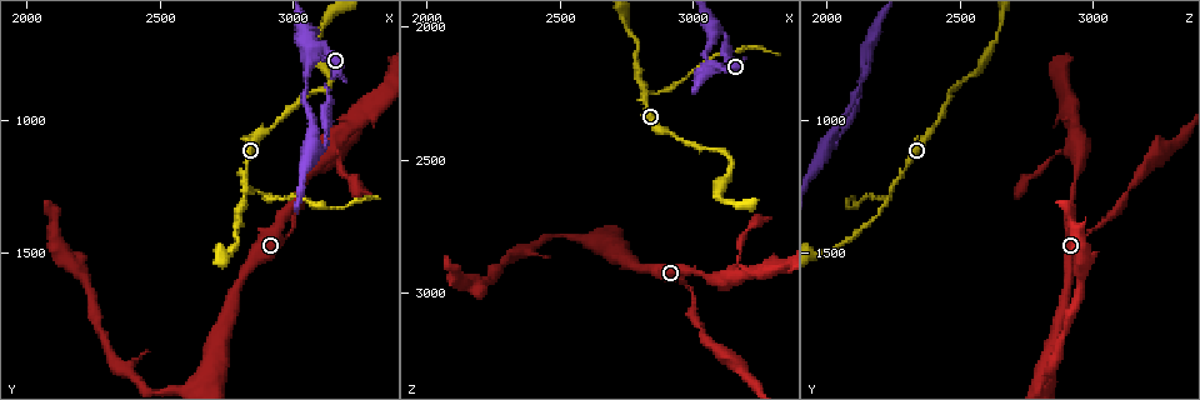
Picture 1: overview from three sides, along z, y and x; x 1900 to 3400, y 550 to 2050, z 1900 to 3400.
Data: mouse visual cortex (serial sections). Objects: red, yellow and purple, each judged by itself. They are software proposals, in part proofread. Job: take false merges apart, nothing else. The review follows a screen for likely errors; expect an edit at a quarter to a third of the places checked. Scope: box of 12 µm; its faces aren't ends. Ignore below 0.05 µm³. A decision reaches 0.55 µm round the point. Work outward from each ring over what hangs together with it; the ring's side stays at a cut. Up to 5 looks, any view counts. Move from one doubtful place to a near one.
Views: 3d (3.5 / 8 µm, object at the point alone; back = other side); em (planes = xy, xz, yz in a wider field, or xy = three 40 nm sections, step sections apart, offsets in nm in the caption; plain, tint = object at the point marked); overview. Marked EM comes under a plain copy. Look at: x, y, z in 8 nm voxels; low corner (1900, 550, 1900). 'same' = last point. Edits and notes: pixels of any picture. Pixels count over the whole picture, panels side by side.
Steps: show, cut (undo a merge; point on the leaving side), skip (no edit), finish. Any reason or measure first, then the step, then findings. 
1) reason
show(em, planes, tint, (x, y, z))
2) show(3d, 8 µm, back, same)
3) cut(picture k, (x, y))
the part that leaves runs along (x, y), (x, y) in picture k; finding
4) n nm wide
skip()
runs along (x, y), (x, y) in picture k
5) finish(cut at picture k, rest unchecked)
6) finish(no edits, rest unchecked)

thin neck
show(3d, 3.5 µm, (3070, 890, 2470))

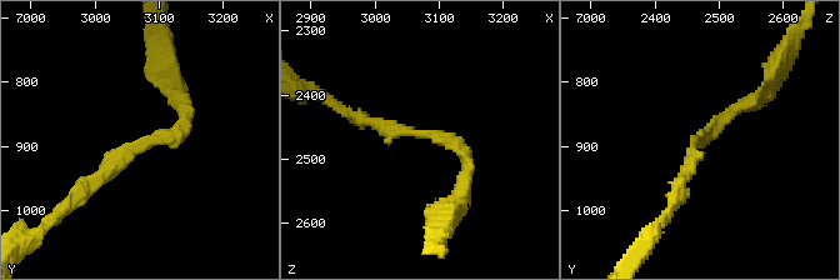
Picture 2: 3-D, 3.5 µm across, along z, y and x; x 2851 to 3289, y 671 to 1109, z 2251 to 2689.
arms of 150, 200 nm
show(em, xy, step 5, tint, (3065, 900, 2465))

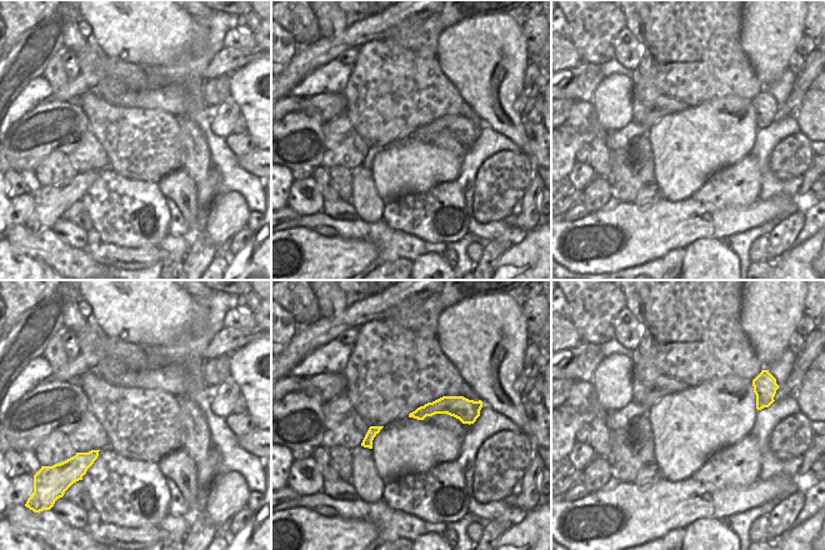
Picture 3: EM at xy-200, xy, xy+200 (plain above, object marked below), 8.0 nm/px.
skip()
runs along (76, 196), (188, 111) in picture 2; all the same cell

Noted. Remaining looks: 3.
show(3d, 3.5 µm, (3070, 1080, 2020))

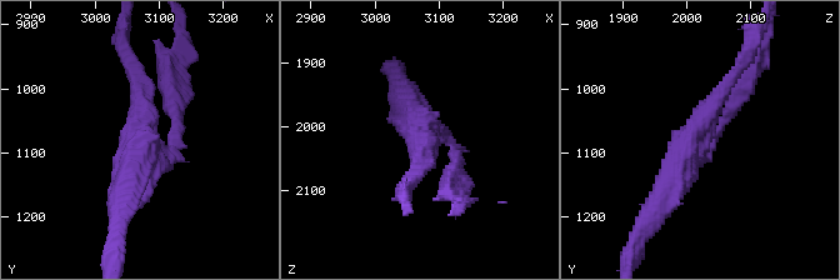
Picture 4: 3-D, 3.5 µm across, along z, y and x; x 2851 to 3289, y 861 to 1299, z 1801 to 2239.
show(em, planes, tint, (3080, 1075, 2015))

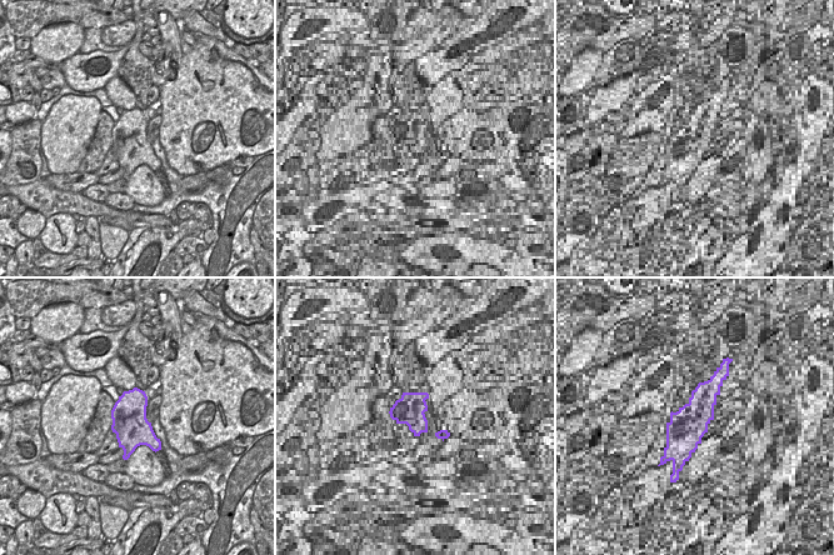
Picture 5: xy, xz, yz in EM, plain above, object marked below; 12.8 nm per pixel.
another direction
show(em, xy, step 3, tint, same)

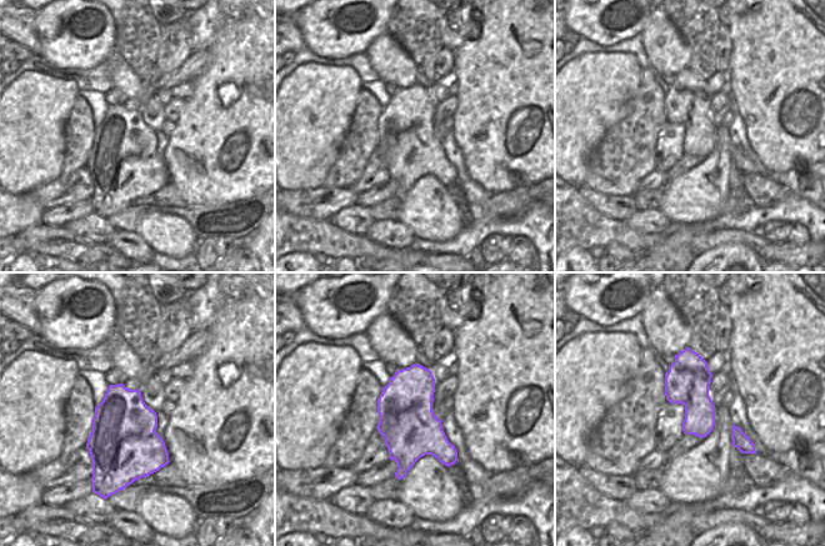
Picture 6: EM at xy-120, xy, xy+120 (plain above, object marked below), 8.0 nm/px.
3 arms; arms of 200, 200, 400 nm
cut(picture 4, (176, 94))
the part that leaves runs along (176, 133), (169, 64), (180, 33) in picture 4; a second cell is stuck on

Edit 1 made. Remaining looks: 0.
finish(cut at picture 4, rest unchecked)

